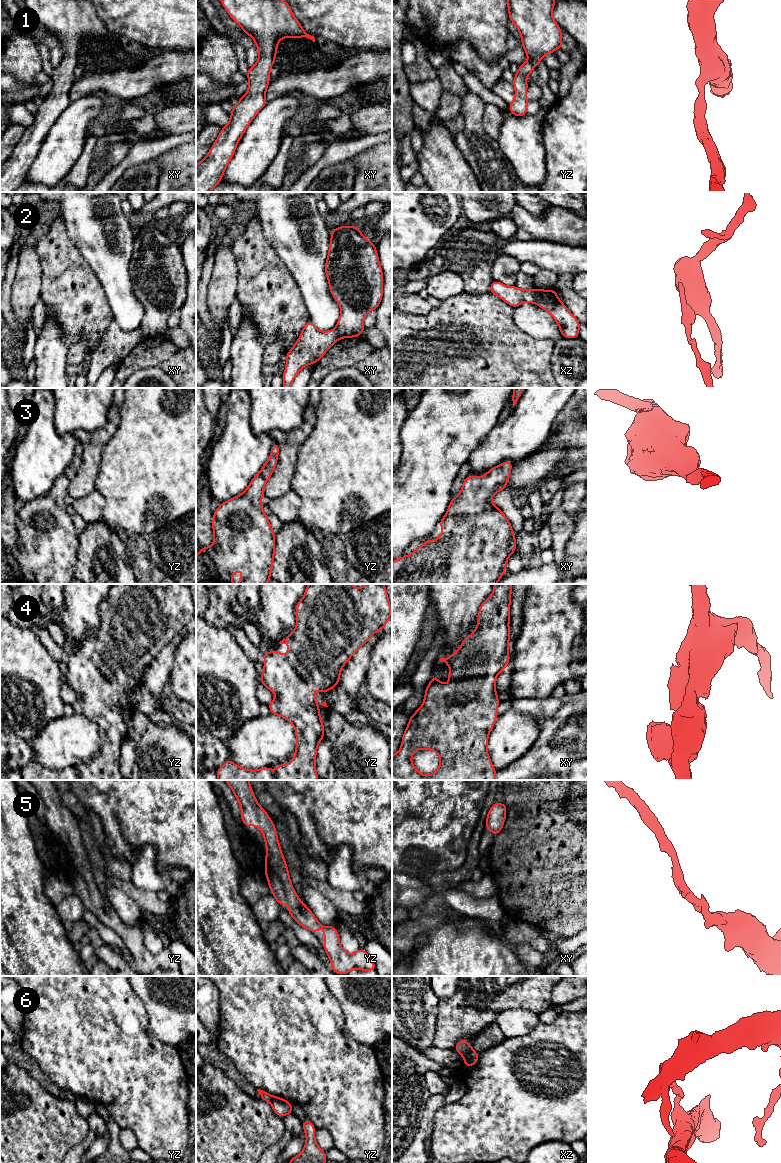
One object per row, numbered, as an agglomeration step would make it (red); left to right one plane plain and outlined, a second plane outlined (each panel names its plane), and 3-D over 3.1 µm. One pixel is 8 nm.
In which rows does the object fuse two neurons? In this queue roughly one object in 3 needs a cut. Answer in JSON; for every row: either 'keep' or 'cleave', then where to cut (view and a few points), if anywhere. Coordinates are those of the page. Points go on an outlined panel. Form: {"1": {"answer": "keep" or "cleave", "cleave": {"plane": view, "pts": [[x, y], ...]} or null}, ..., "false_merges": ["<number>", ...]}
{"1": {"answer": "keep", "cleave": null}, "2": {"answer": "cleave", "cleave": {"plane": "xz", "pts": [[534, 290], [535, 302]]}}, "3": {"answer": "keep", "cleave": null}, "4": {"answer": "keep", "cleave": null}, "5": {"answer": "keep", "cleave": null}, "6": {"answer": "cleave", "cleave": {"plane": "xz", "pts": [[472, 1050], [463, 1056]]}}, "false_merges": ["2", "6"]}

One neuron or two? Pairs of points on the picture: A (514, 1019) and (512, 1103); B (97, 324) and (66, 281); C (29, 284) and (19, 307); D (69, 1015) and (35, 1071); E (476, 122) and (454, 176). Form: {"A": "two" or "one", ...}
{"A": "two", "B": "one", "C": "one", "D": "two", "E": "two"}

